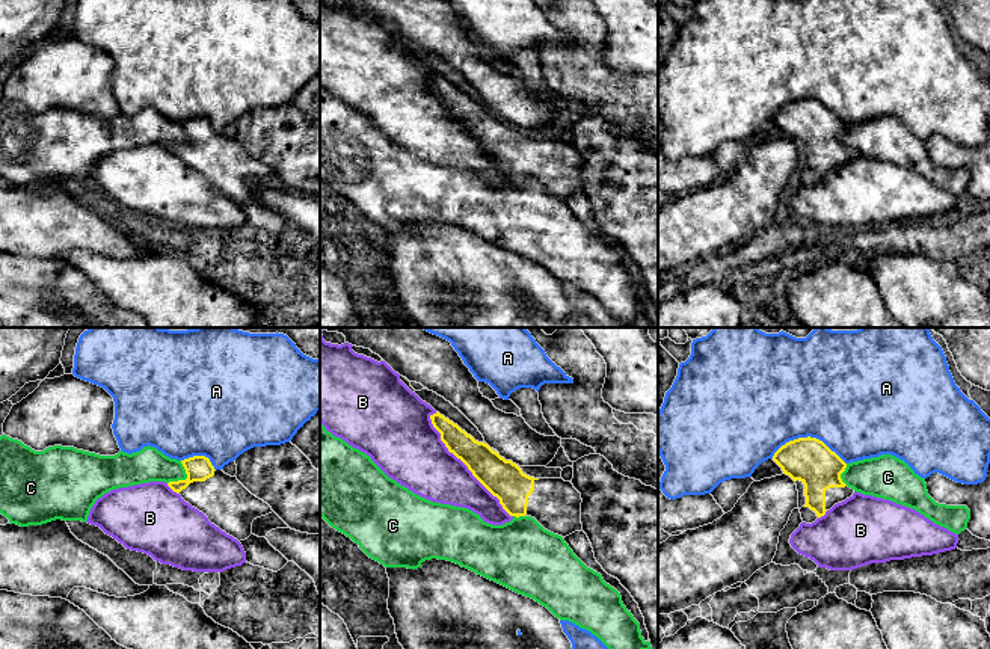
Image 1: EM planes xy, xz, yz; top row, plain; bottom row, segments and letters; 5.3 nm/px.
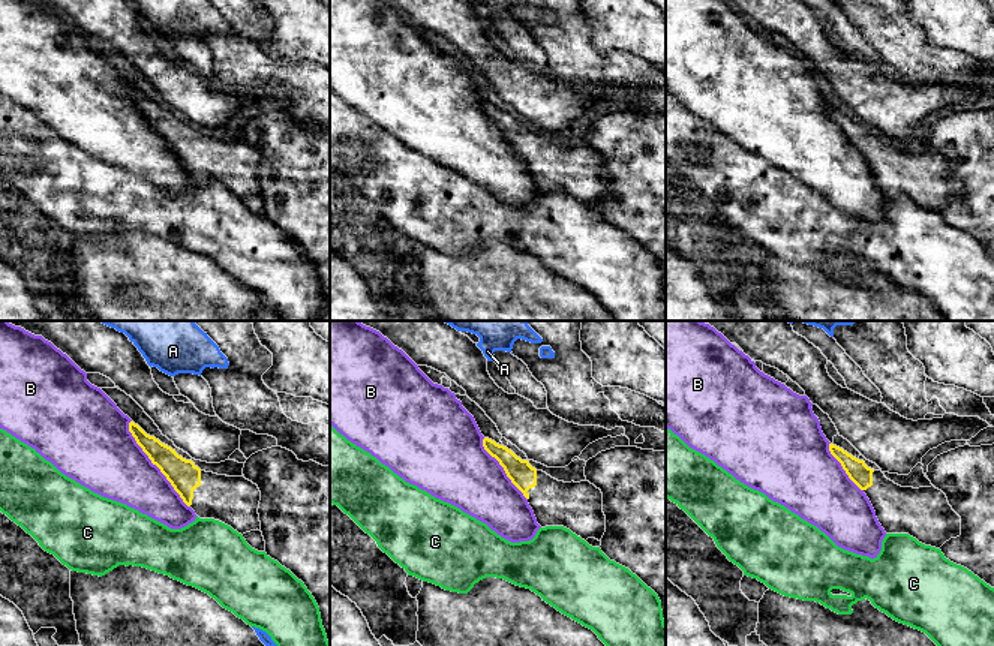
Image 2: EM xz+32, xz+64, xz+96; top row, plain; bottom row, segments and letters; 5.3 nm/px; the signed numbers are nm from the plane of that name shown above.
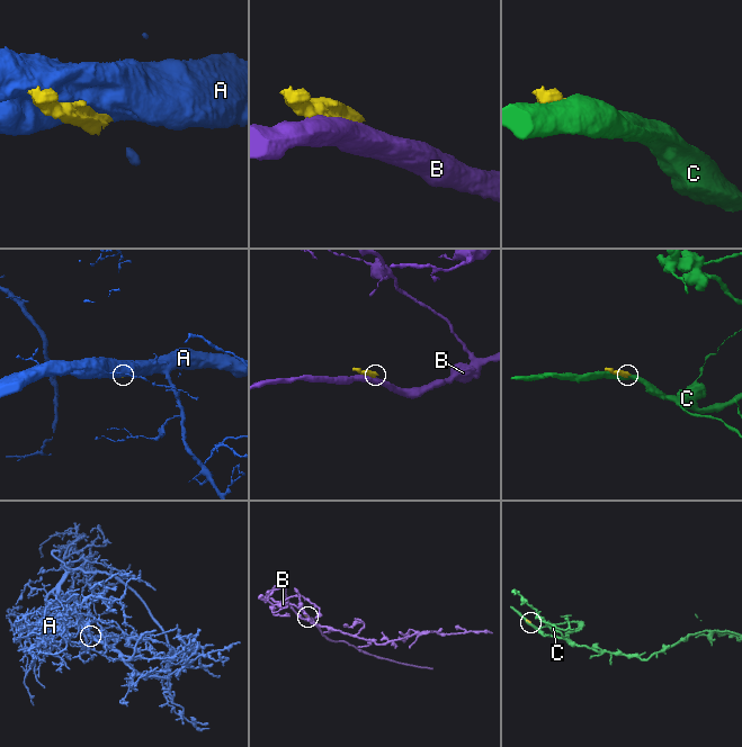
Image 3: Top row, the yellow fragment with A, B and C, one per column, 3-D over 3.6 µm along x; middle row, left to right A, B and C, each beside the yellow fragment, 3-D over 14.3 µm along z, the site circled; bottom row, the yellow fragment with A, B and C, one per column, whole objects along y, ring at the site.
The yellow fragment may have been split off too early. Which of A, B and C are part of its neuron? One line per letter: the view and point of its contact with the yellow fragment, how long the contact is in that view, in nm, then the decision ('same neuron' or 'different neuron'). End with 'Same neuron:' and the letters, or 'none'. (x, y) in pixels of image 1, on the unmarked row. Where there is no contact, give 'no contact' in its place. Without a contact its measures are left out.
A: contact yz (809, 98); length 400 nm; different neuron
B: contact xz (465, 126); length 700 nm; different neuron
C: contact xy (186, 141); length 150 nm; different neuron
Same neuron: none

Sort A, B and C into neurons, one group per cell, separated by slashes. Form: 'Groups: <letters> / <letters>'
Groups: A / B / C

